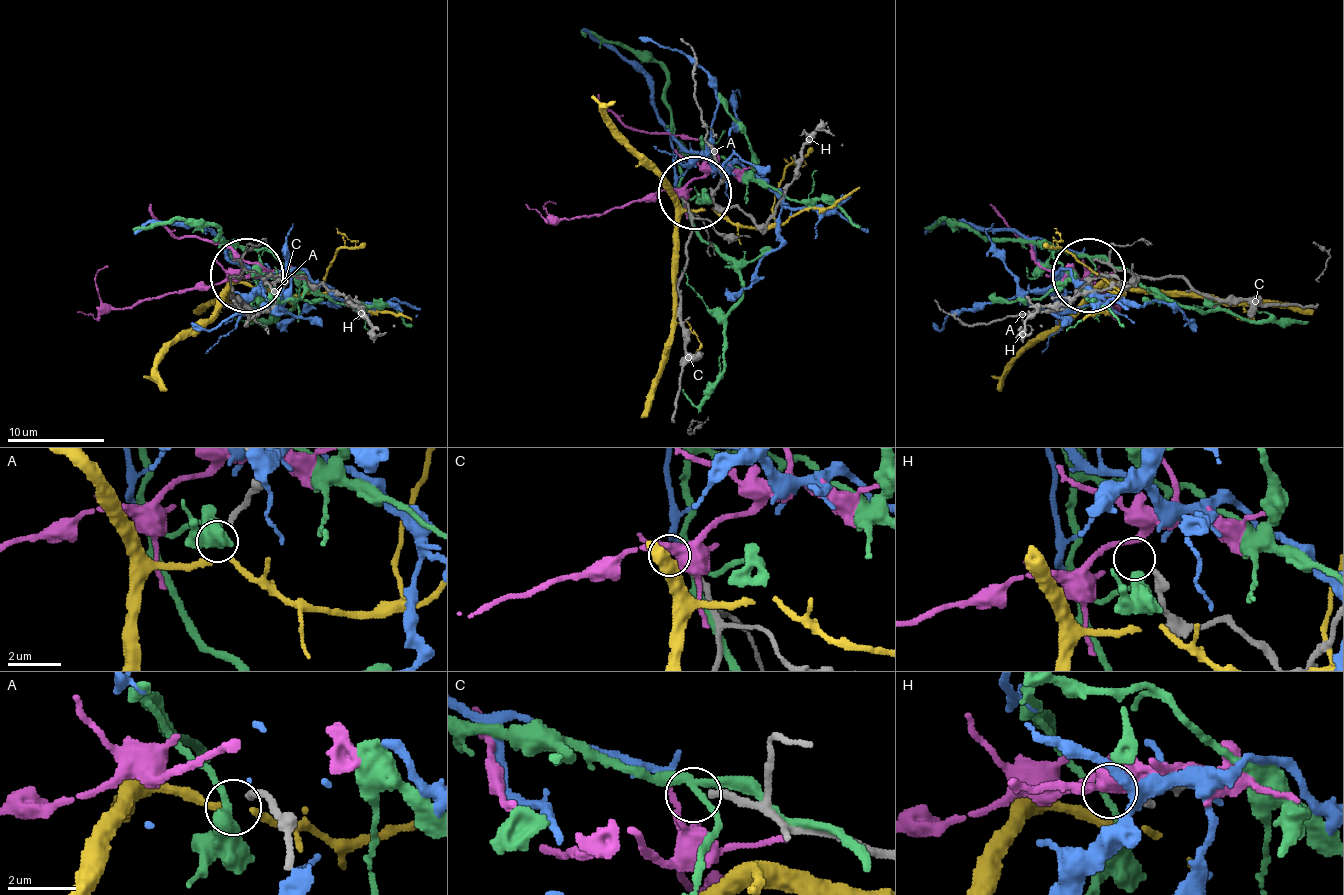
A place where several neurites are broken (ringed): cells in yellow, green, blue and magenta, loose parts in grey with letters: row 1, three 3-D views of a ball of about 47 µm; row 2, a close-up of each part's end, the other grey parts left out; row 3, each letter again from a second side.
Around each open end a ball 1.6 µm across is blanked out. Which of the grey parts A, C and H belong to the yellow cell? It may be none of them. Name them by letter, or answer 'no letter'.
A

